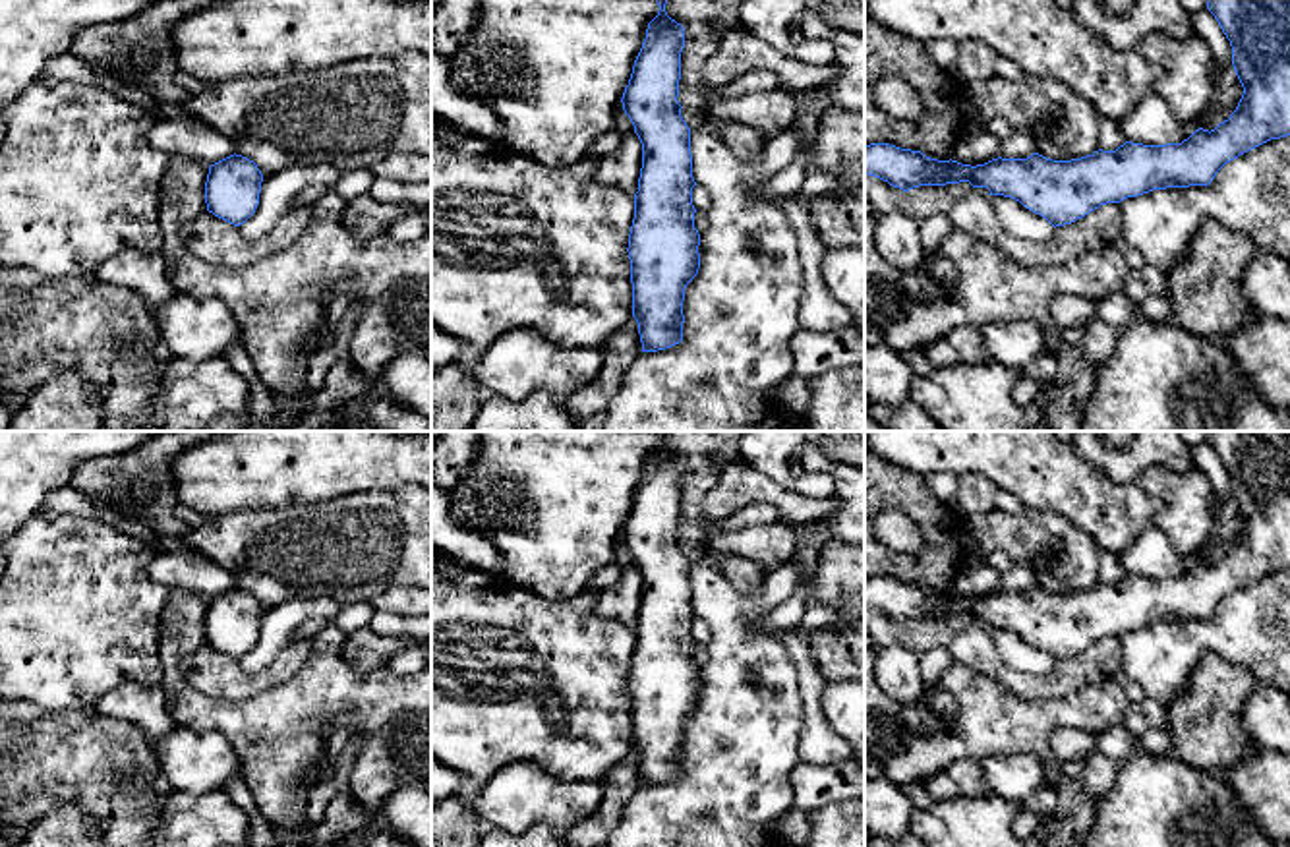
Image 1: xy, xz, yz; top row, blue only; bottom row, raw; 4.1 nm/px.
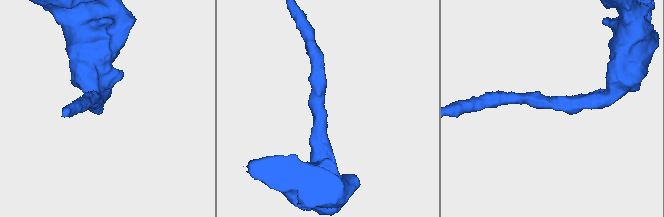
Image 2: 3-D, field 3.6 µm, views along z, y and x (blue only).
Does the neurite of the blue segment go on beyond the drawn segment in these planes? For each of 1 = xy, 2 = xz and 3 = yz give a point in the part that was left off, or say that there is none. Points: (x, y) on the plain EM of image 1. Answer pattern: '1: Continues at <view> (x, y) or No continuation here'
1: No continuation here
2: No continuation here
3: No continuation here

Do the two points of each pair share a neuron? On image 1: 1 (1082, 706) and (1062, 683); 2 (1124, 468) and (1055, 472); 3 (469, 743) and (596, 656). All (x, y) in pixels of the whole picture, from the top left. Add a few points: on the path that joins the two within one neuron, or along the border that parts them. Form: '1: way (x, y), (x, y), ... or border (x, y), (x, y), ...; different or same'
1: border (1113, 677), (1091, 681), (1060, 697), (1027, 700); different
2: border (1076, 451), (1113, 480), (1134, 486); different
3: way (521, 743), (588, 743), (590, 708); same

